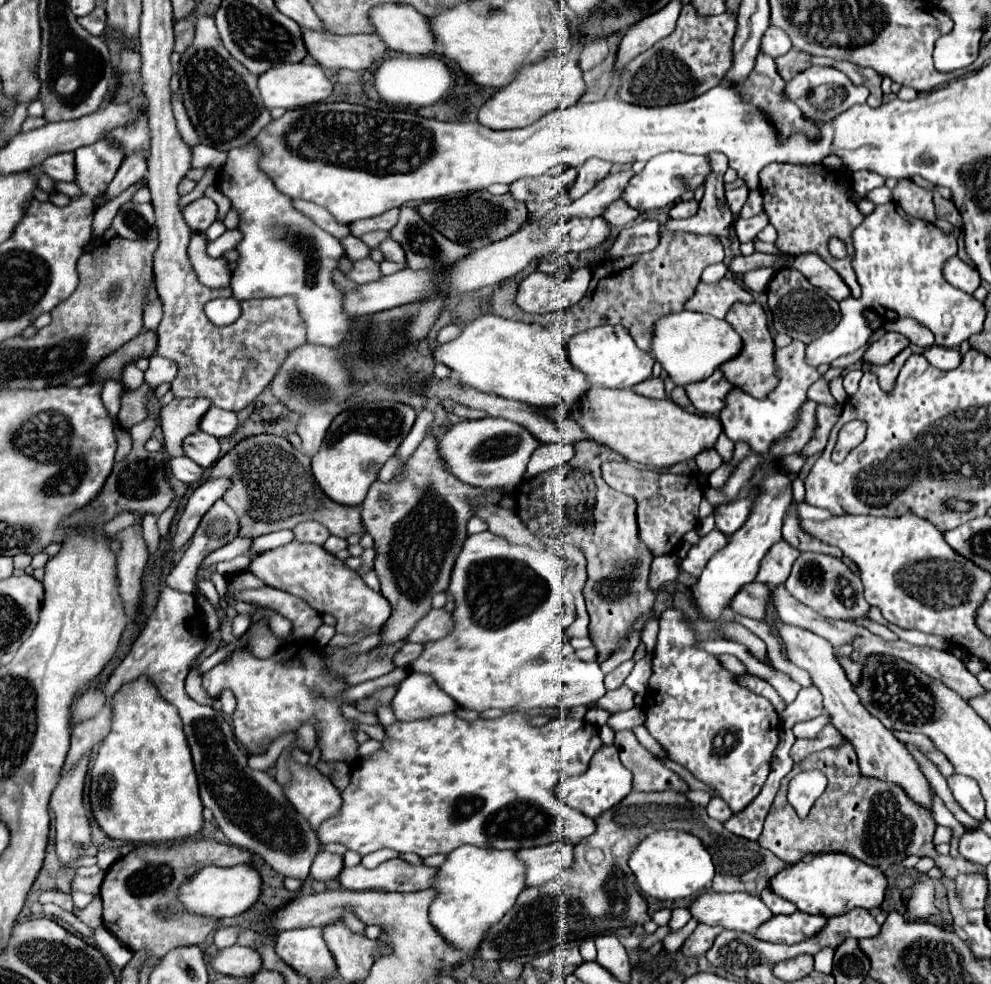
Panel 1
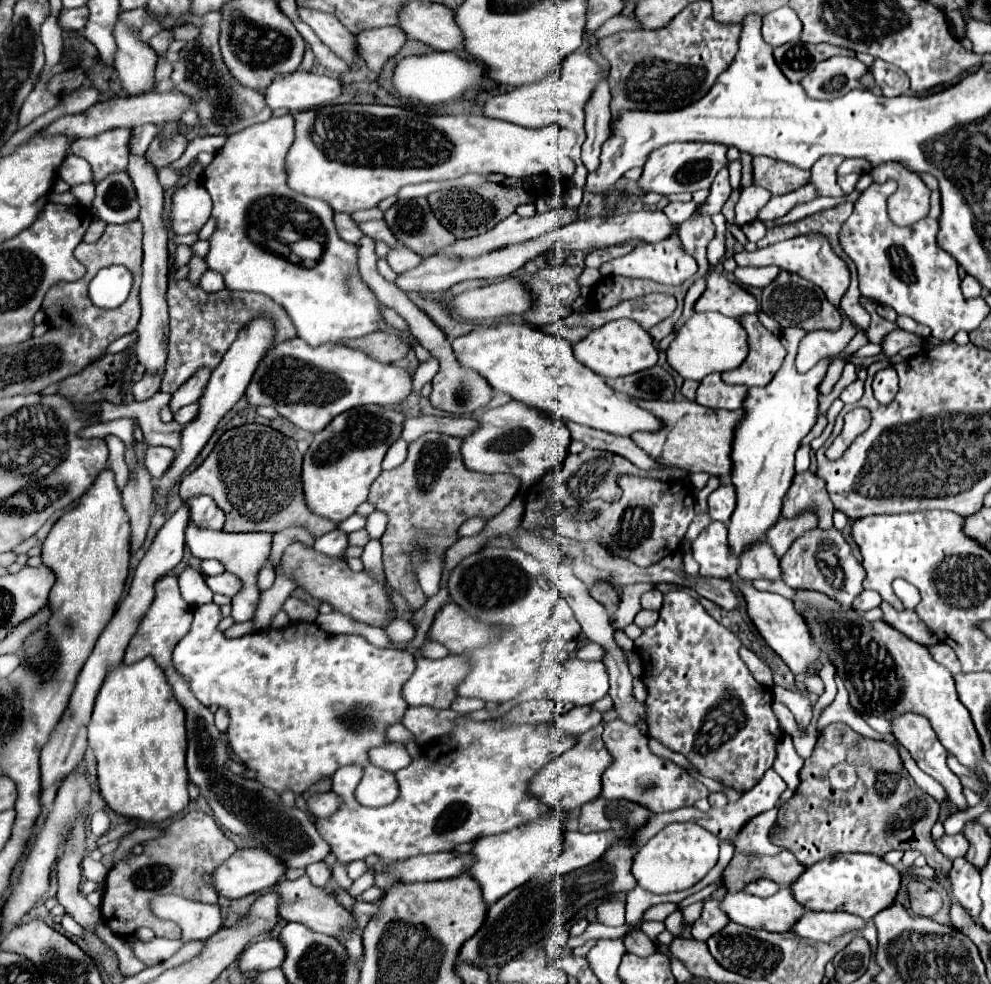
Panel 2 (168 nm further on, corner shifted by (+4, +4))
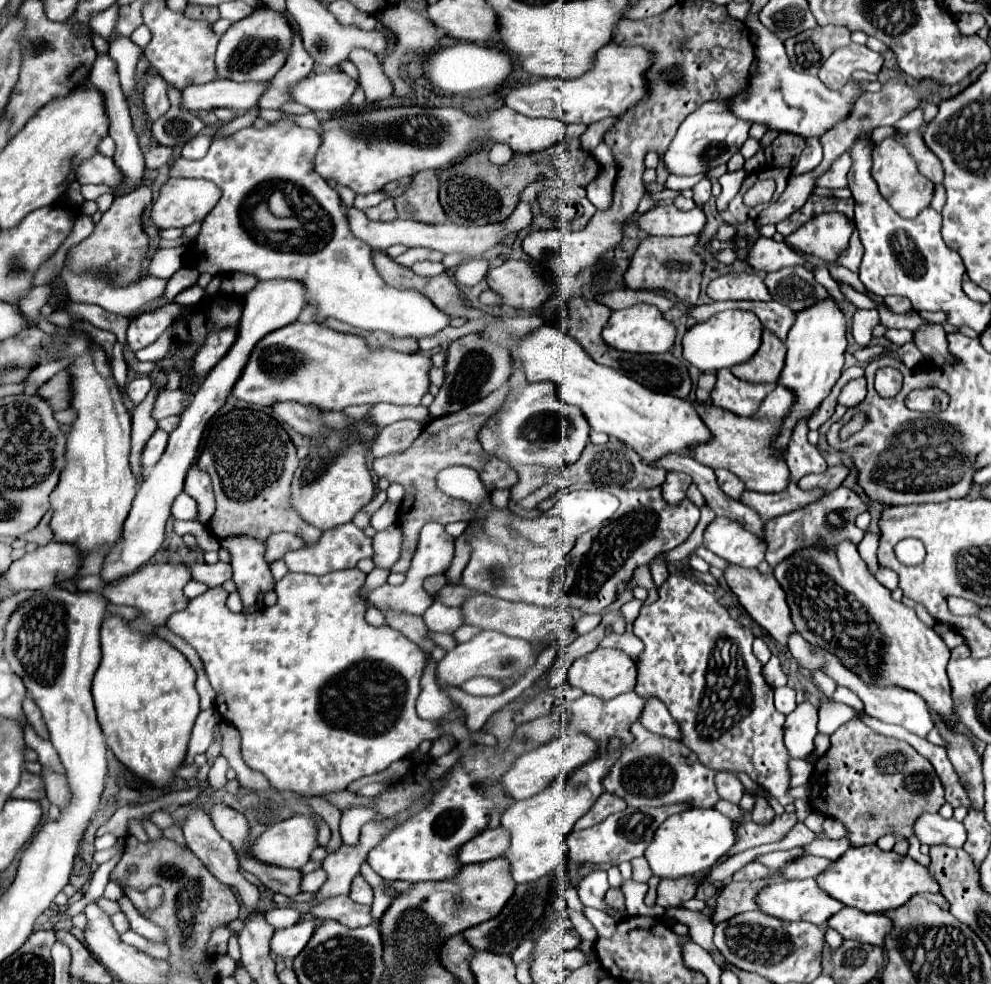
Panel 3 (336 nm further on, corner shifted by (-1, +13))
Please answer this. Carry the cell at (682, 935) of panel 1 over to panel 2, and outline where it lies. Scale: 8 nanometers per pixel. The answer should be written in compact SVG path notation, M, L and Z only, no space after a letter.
M695 902L695 904L689 904L683 908L683 916L685 916L685 924L693 924L699 916L701 916L701 910L703 910L703 902Z

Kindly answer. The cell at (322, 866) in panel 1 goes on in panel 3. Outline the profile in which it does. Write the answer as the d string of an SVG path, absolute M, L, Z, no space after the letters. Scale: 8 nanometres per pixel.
M316 869L316 871L310 871L308 875L304 875L302 879L302 891L318 891L324 881L328 879L328 873L322 871L322 869Z

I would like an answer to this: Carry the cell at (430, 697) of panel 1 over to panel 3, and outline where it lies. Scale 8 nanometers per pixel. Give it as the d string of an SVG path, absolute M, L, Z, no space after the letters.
M482 631L476 637L472 637L466 643L458 643L454 649L450 649L442 661L436 665L436 681L440 685L460 687L472 677L510 677L518 671L524 671L534 665L534 651L528 641L514 639L508 635L500 635L498 631Z

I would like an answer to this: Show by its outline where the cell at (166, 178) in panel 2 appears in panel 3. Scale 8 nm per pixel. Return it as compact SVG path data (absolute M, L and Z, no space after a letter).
M152 147L152 151L148 151L148 155L144 155L146 159L146 167L148 169L160 169L164 165L170 165L174 159L174 153L170 147Z

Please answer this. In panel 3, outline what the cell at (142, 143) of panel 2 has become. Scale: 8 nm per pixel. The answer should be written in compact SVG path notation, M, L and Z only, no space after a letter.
M152 71L146 87L144 87L144 105L146 105L146 115L150 117L150 121L162 117L168 109L170 109L170 101L166 95L166 81L156 75L156 71Z

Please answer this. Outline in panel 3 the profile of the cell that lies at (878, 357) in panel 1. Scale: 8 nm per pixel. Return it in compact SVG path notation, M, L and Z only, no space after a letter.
M922 325L914 331L914 343L922 351L922 355L936 363L950 363L952 357L948 355L948 345L946 345L946 333L942 325Z

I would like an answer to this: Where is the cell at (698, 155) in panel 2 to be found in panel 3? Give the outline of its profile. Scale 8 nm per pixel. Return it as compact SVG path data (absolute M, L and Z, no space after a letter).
M728 101L704 103L692 115L688 115L682 121L682 125L678 127L672 143L668 145L666 153L662 155L664 167L672 175L686 175L686 177L698 175L698 173L708 175L710 169L728 163L728 159L734 153L738 153L738 149L742 147L742 143L748 137L748 129L750 129L750 123L736 119L728 111Z

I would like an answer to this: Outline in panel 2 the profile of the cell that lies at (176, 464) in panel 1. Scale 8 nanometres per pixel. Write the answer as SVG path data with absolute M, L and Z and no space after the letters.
M157 446L157 448L147 448L147 456L145 456L145 466L149 470L149 474L153 478L159 478L165 474L165 470L171 466L175 452L171 448L165 446Z

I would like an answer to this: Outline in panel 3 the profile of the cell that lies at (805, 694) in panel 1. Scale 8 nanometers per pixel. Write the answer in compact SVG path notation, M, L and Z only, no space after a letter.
M802 701L784 723L784 745L794 759L802 759L814 749L814 737L818 733L818 707L810 701Z

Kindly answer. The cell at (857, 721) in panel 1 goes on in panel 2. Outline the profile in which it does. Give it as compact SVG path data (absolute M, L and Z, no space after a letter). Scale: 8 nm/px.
M747 580L739 584L739 592L743 594L743 598L747 602L747 614L749 614L751 622L755 624L759 634L765 638L765 642L783 658L783 662L791 668L791 672L793 674L801 674L801 672L811 674L809 672L809 664L819 660L819 648L811 640L807 624L801 618L801 614L793 608L793 602L787 600L785 596L781 596L781 594L759 592Z

